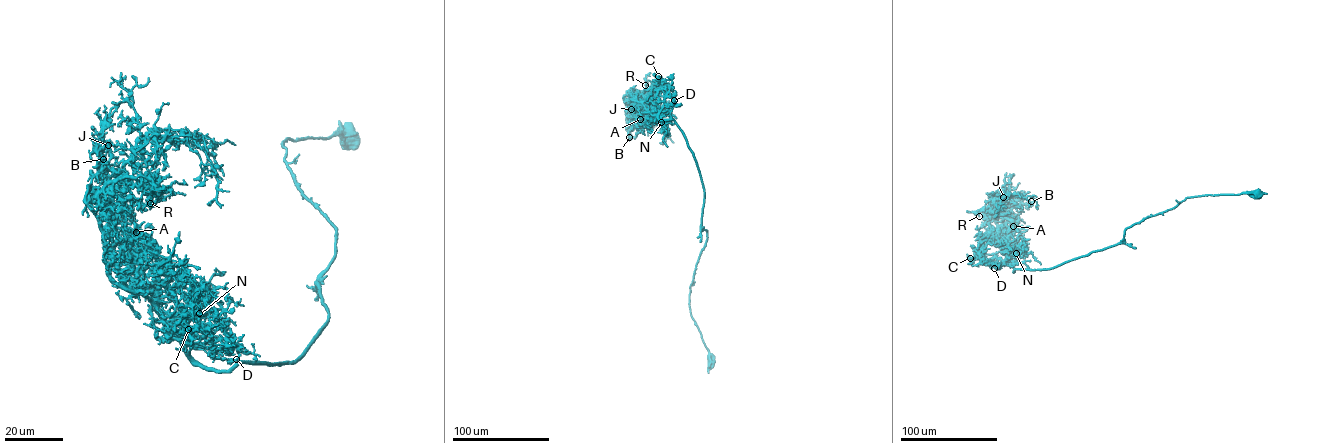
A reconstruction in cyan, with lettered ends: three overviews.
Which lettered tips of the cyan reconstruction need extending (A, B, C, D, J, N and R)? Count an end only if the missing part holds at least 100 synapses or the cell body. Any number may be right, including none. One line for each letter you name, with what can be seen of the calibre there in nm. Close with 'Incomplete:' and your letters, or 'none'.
Incomplete: none

